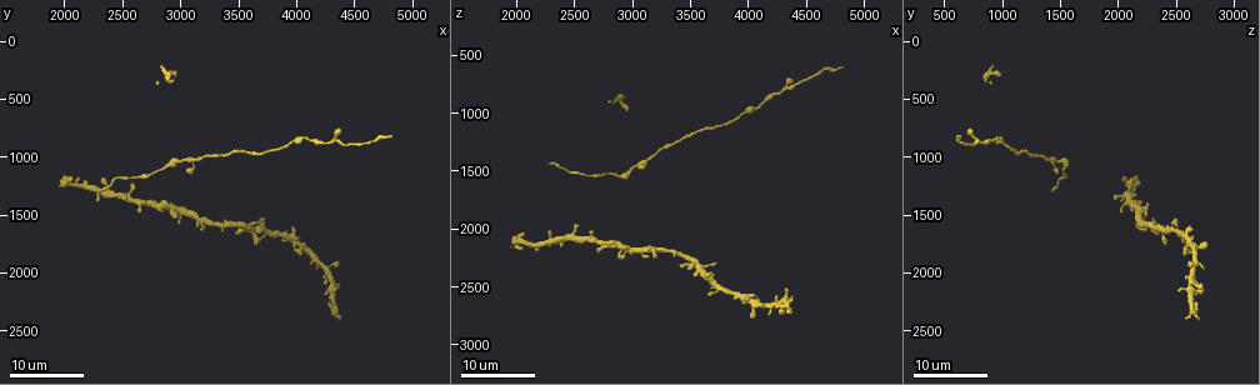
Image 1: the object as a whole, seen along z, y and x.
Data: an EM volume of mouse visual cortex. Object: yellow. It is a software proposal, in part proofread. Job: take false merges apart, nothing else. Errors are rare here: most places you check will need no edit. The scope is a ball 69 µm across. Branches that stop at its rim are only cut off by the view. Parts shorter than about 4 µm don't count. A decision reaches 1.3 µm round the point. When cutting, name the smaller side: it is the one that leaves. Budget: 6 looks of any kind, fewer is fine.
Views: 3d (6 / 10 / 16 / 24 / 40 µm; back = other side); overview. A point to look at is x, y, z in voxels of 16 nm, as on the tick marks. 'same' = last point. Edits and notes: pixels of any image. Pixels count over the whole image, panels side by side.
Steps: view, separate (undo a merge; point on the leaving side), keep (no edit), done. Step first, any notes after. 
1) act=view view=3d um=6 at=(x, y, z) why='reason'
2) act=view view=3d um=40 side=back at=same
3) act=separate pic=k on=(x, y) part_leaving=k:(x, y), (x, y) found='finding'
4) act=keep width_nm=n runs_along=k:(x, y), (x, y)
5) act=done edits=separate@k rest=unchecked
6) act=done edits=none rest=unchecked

act=view view=3d um=24 at=(2600, 1180, 1540)

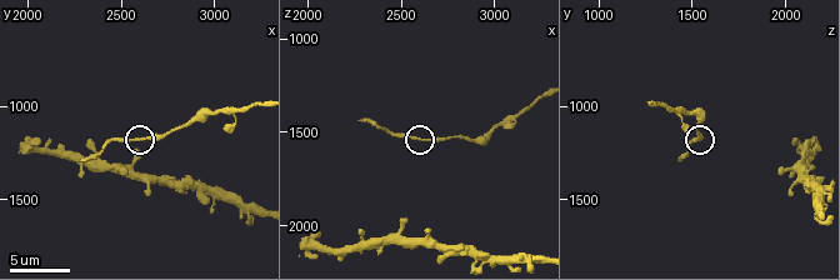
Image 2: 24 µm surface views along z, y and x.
act=view view=3d um=10 at=(2600, 1160, 1540) why='closer look'

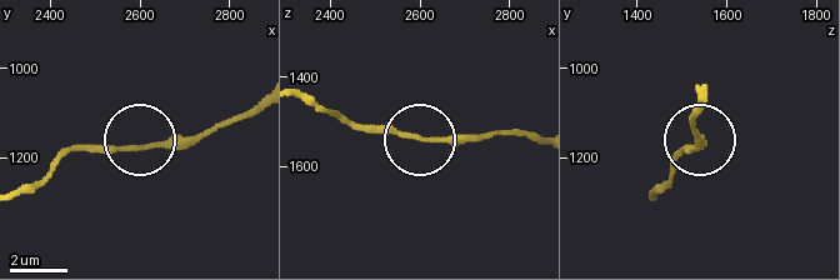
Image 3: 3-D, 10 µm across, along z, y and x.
act=keep found='one neuron here'

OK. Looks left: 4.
act=view view=3d um=6 at=(3160, 1020, 1380) why='calibre changes'

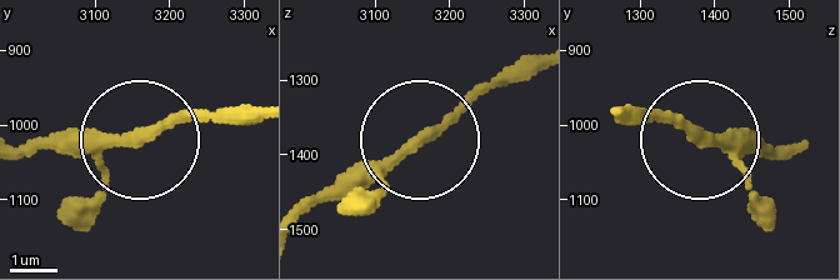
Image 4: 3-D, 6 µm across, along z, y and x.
act=keep found='all the same neuron'

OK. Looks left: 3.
act=view view=3d um=10 at=(2860, 1100, 1520)

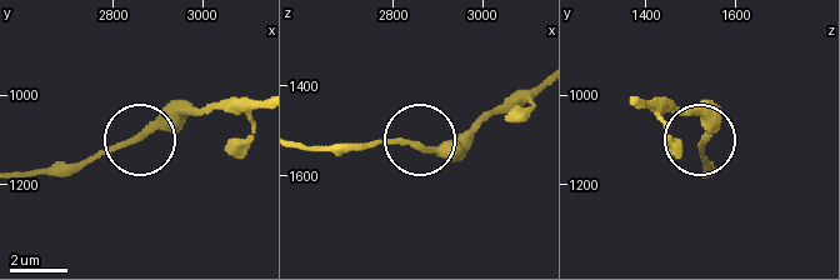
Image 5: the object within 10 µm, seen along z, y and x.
act=keep width_nm=240 found='all the same neuron'

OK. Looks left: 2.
act=done edits=none rest=unchecked

